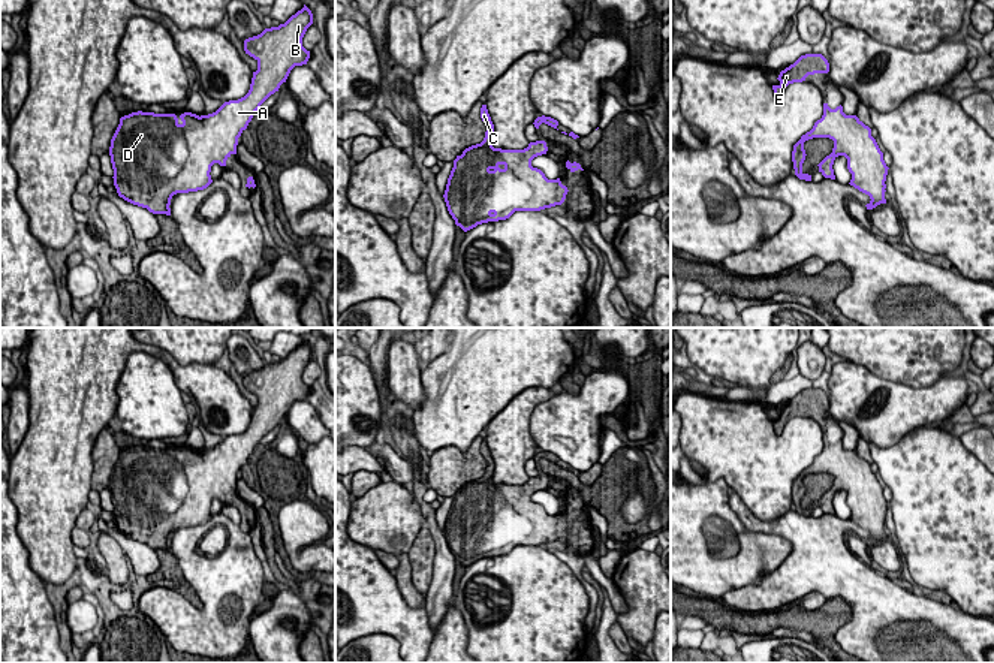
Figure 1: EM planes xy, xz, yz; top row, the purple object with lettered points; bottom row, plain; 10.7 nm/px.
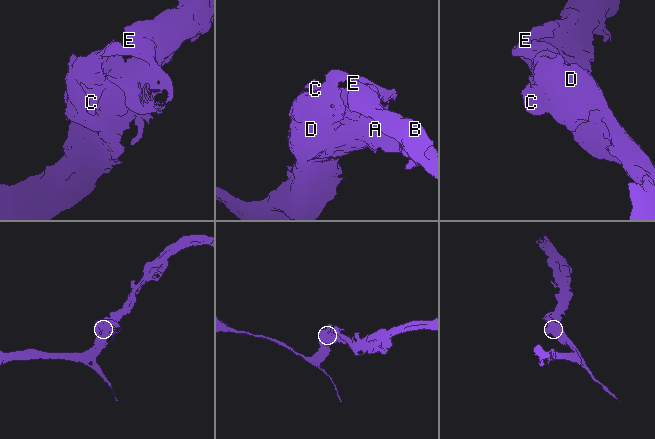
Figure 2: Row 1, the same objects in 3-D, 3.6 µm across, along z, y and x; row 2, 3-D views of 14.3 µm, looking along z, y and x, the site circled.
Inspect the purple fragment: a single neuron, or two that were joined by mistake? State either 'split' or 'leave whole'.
leave whole

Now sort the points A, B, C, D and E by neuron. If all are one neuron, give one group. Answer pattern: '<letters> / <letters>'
A B C D E

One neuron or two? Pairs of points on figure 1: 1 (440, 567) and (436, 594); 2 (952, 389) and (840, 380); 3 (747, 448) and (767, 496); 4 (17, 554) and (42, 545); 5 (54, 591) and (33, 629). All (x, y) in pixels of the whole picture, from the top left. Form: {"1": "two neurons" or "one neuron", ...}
{"1": "one neuron", "2": "one neuron", "3": "one neuron", "4": "two neurons", "5": "two neurons"}

